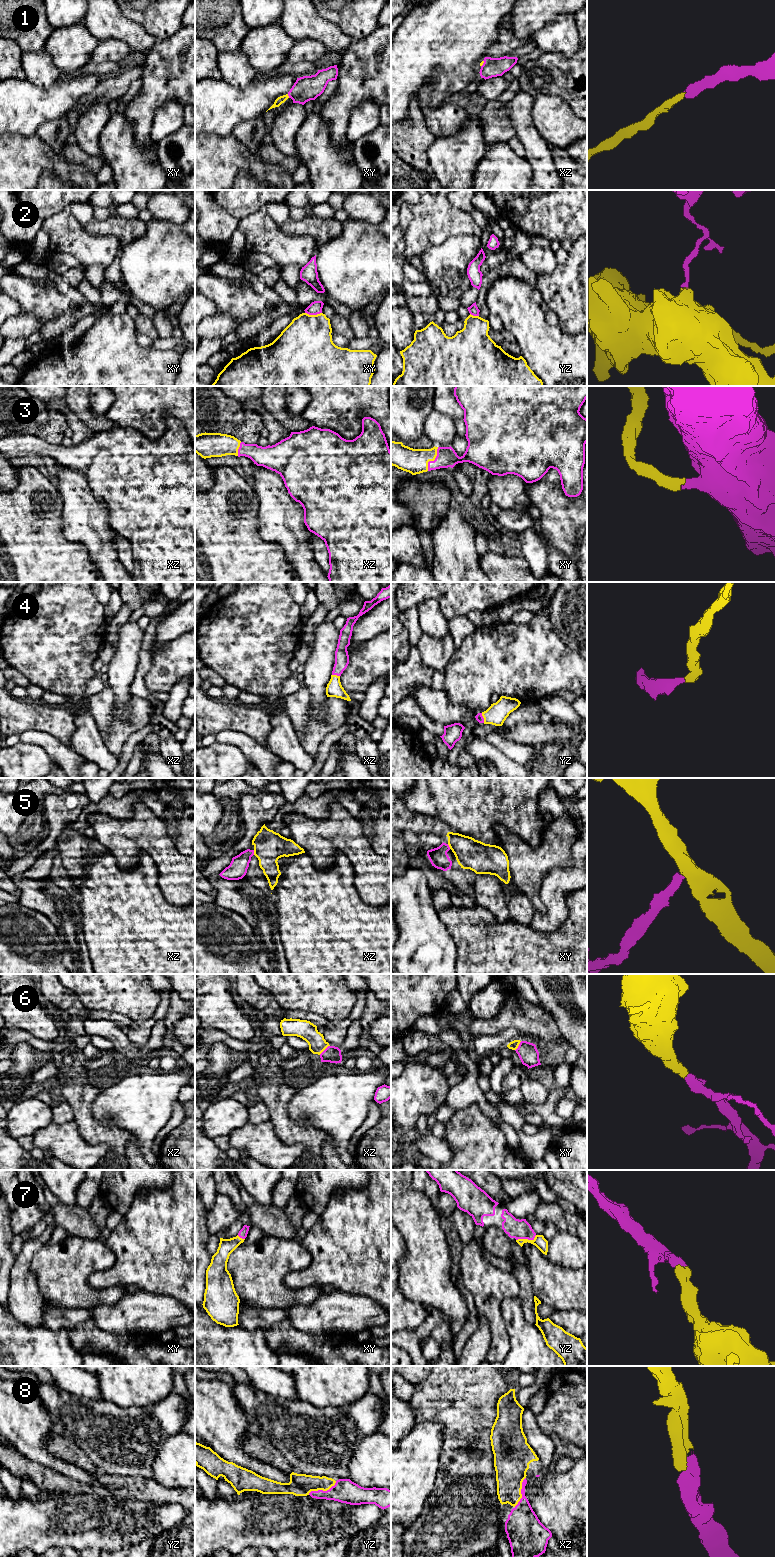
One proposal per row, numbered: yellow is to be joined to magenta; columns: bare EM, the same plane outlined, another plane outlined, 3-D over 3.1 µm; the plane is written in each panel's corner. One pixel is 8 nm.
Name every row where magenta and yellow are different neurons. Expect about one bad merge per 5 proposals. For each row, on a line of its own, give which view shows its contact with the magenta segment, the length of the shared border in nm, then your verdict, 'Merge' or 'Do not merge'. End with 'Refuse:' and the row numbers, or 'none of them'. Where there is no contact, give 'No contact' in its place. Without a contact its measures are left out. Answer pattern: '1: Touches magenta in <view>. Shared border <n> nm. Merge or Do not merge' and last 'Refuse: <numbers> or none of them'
1: Touches magenta in xy. Shared border 40 nm. Merge
2: Touches magenta in xy. Shared border 140 nm. Do not merge
3: Touches magenta in xy. Shared border 220 nm. Merge
4: Touches magenta in yz. Shared border 80 nm. Merge
5: Touches magenta in xz. Shared border 40 nm. Do not merge
6: Touches magenta in xz. Shared border 120 nm. Merge
7: Touches magenta in yz. Shared border 170 nm. Merge
8: Touches magenta in yz. Shared border 260 nm. Merge
Refuse: 2, 5

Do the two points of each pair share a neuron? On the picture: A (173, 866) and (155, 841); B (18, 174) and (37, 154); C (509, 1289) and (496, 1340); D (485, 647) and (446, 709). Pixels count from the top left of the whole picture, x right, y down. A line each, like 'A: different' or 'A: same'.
A: same
B: same
C: same
D: different

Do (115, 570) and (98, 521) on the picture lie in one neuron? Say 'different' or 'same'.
same

